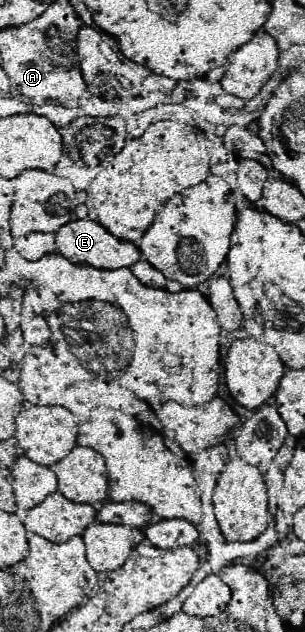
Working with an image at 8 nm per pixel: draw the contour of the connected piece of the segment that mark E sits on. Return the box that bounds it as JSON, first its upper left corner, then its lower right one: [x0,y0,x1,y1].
[55,219,141,269]

